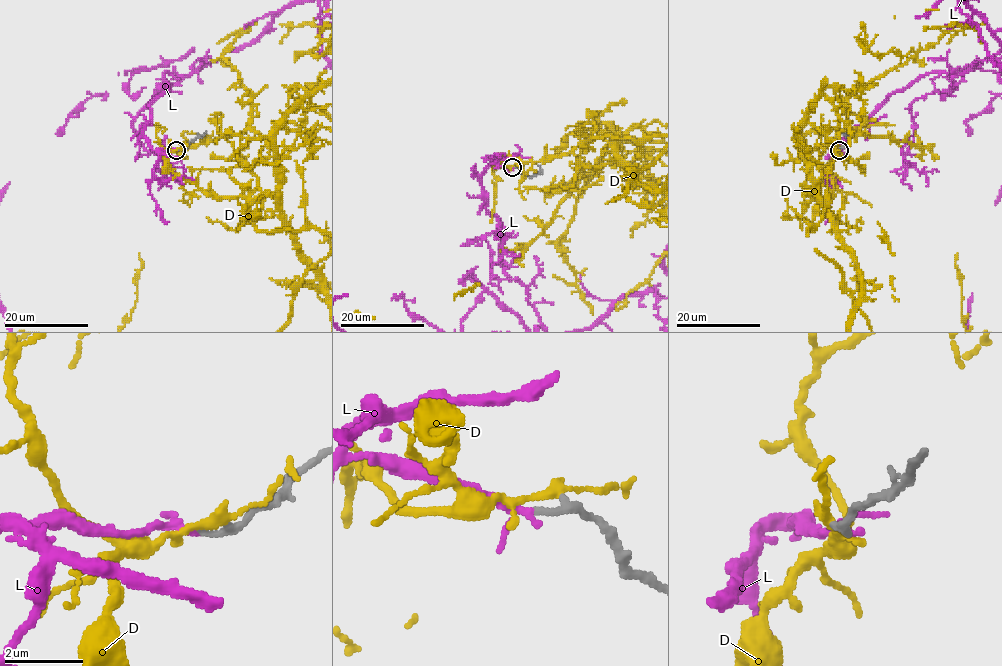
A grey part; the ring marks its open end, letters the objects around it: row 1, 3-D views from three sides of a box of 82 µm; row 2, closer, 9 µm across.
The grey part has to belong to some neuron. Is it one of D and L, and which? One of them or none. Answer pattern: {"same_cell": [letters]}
{"same_cell": ["L"]}

